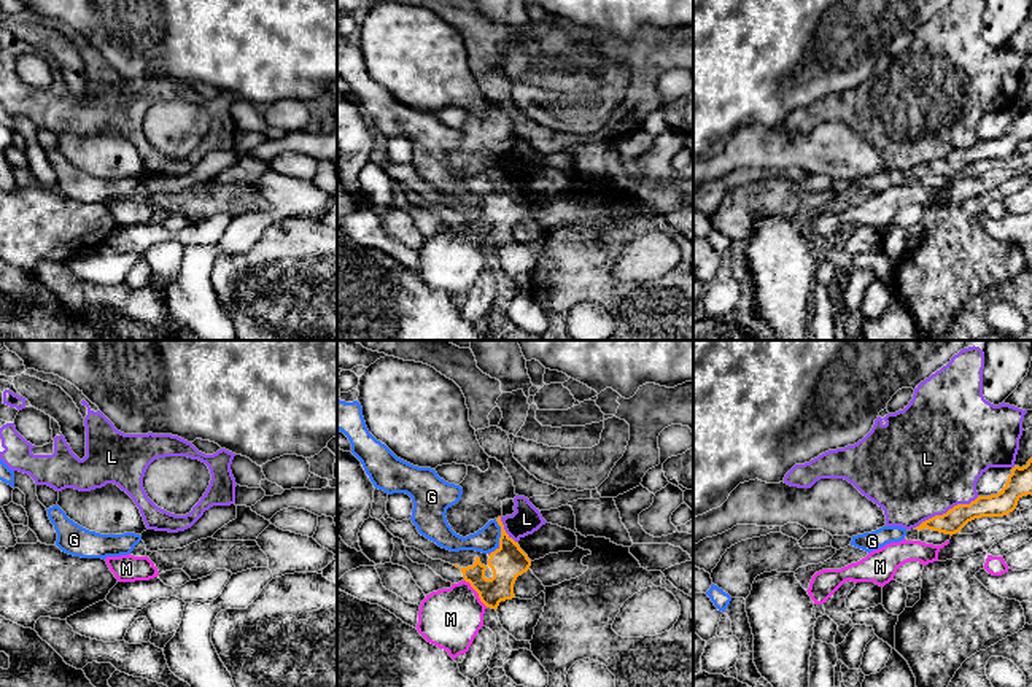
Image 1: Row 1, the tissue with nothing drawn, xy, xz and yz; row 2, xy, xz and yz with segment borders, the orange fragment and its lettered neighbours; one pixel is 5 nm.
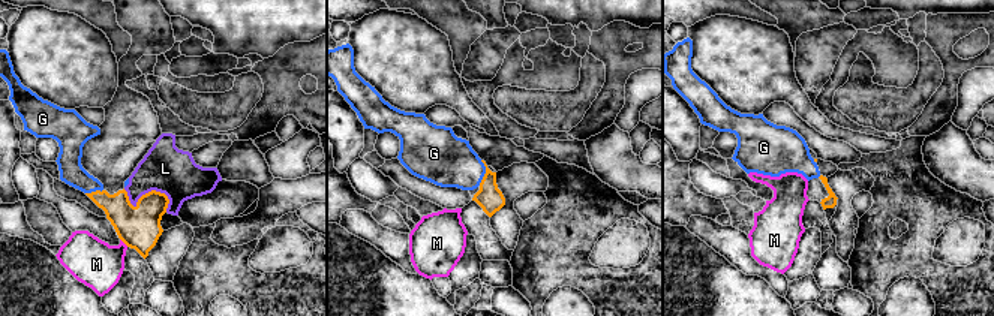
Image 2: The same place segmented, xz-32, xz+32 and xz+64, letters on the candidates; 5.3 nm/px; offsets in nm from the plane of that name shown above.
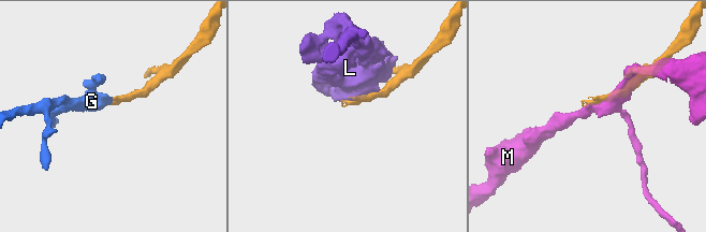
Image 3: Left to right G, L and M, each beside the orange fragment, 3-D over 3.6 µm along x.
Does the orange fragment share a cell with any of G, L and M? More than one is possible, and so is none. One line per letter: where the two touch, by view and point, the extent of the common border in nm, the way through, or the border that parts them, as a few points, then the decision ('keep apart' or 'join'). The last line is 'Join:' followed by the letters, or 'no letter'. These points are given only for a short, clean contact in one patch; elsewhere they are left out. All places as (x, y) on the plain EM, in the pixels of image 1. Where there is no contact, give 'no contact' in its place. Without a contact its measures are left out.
G: meets orange in xz at (501, 175); contact 140 nm long; join
L: meets orange in yz at (948, 155); contact 360 nm long; keep apart
M: meets orange in xz at (477, 236); contact 180 nm long; keep apart
Join: G

